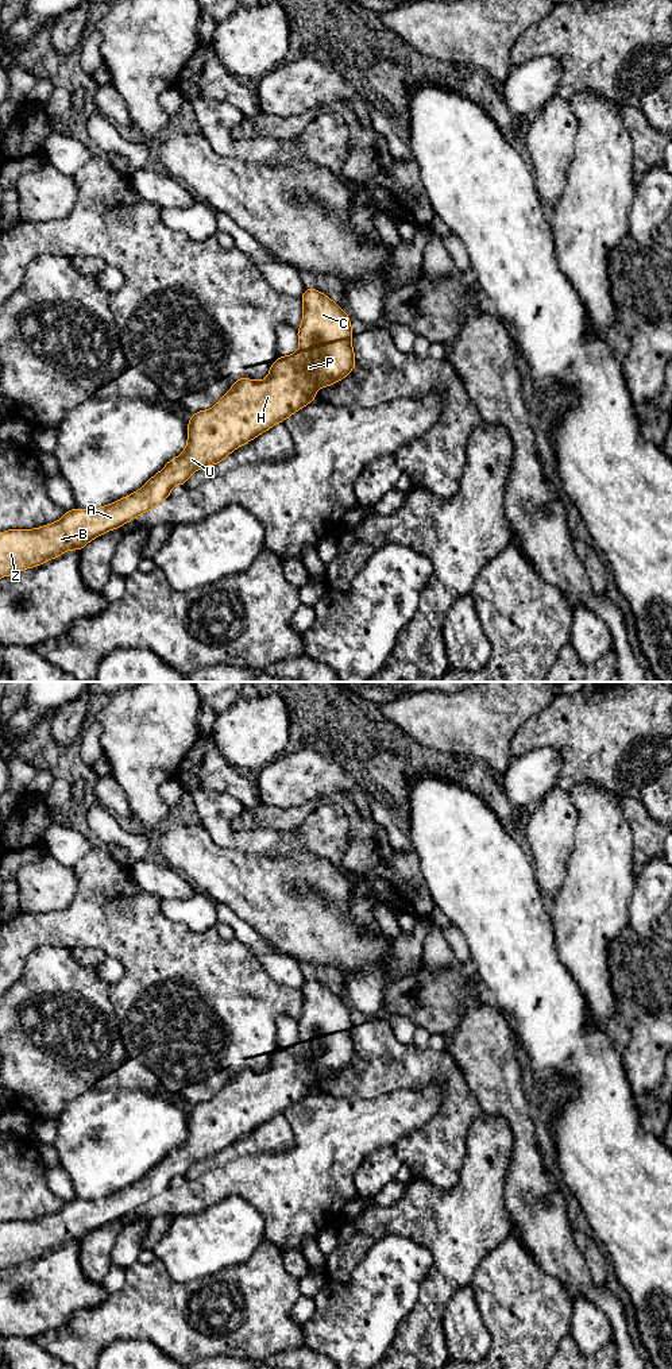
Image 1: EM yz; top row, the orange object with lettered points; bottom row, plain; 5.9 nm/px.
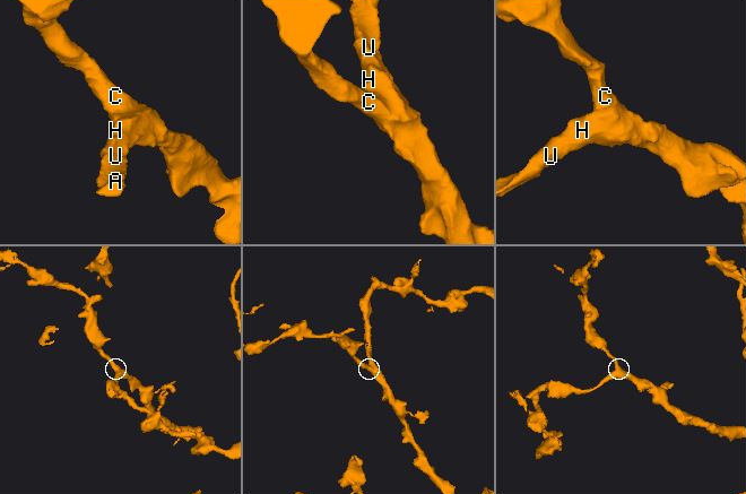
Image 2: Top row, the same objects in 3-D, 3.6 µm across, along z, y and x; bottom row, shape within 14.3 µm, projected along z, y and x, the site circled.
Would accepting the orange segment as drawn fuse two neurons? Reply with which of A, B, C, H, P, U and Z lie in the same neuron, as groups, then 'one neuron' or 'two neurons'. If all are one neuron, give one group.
groups A B C H P U Z; one neuron

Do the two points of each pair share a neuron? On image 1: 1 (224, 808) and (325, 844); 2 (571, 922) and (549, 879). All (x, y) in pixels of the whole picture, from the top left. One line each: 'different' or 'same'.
1: same
2: different

